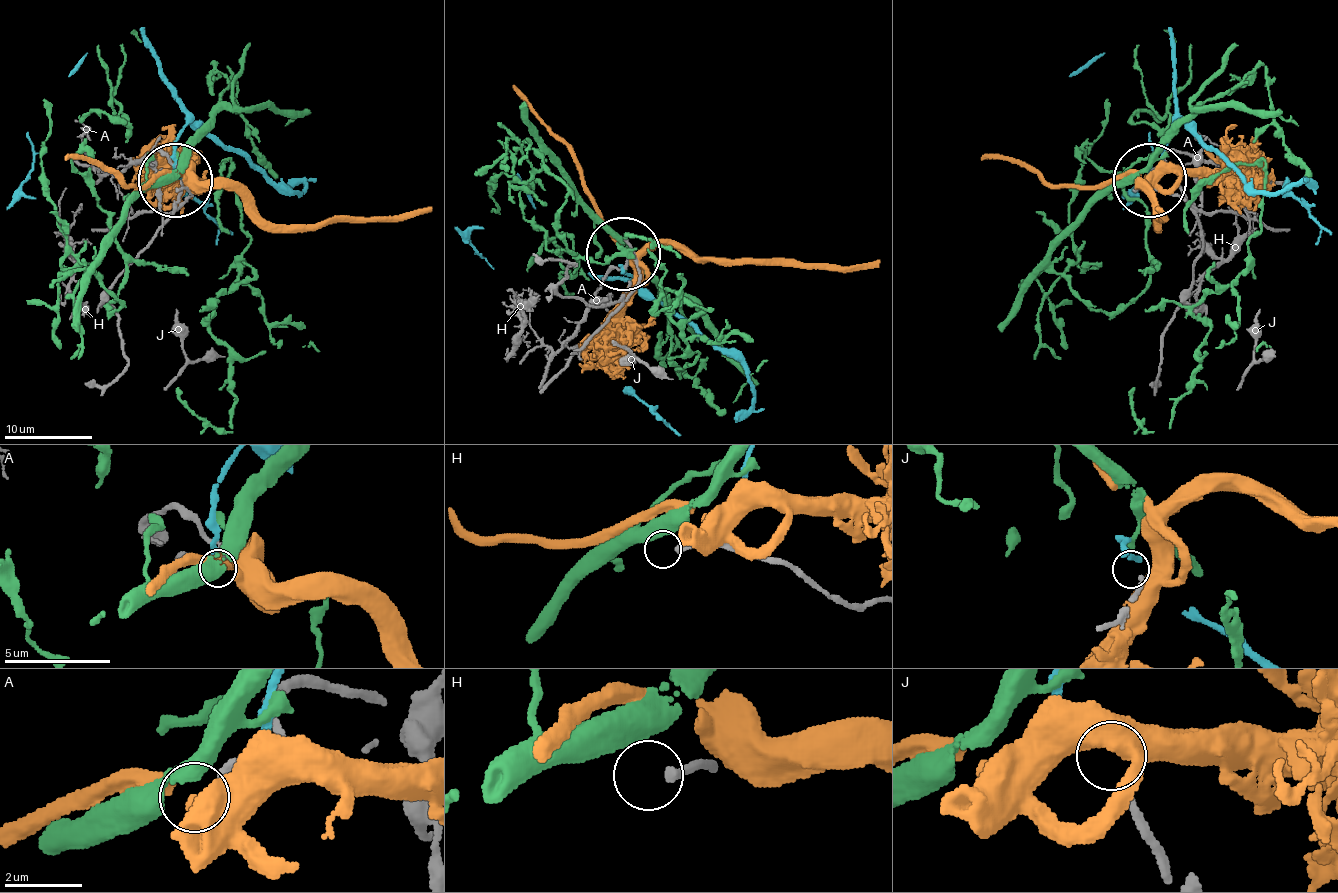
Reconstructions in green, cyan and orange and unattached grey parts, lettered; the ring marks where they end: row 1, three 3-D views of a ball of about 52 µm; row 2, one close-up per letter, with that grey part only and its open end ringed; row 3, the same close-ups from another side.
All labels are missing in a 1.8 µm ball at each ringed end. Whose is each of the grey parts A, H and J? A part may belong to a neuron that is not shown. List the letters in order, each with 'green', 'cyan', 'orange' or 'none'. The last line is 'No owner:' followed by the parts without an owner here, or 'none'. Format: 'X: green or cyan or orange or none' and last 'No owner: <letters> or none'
A: none
H: none
J: cyan
No owner: A, H

